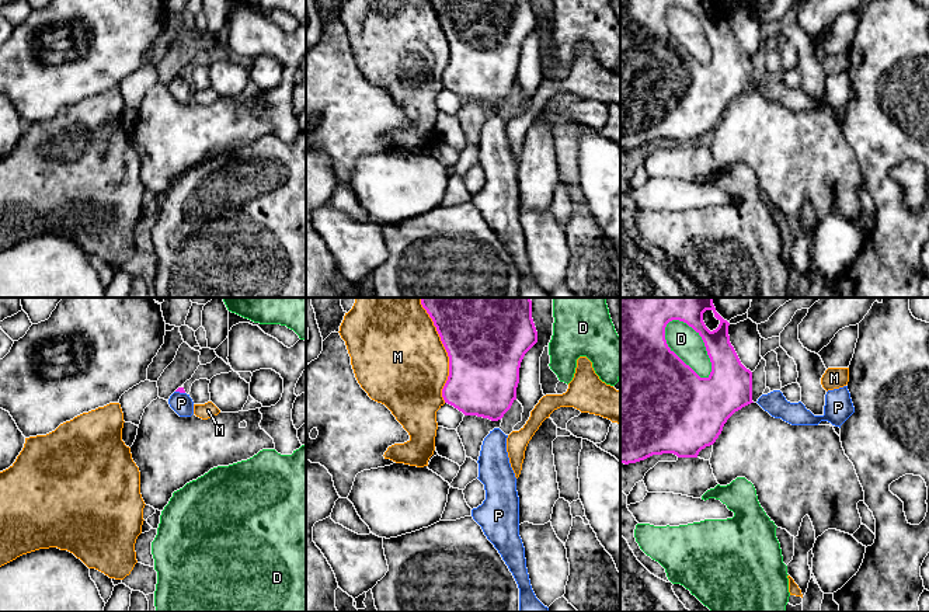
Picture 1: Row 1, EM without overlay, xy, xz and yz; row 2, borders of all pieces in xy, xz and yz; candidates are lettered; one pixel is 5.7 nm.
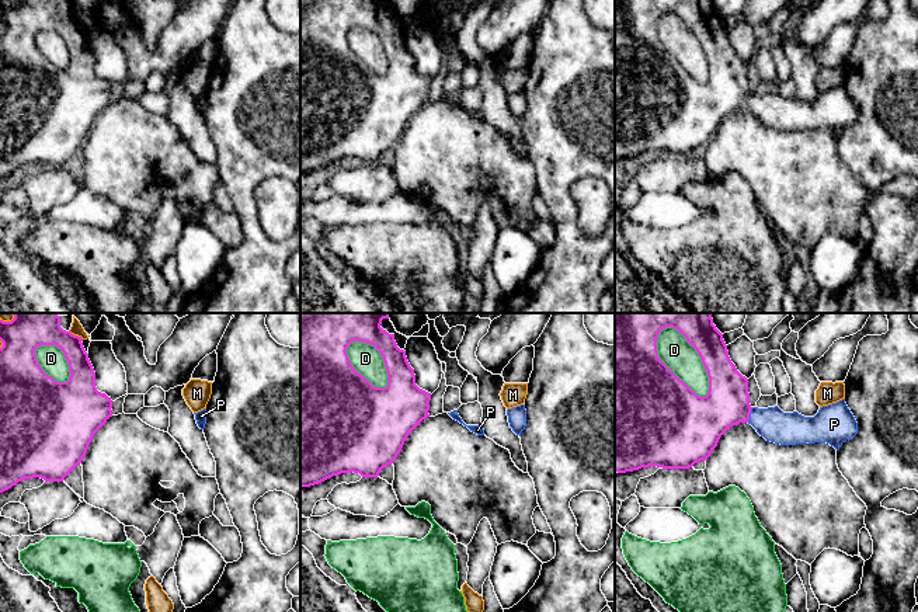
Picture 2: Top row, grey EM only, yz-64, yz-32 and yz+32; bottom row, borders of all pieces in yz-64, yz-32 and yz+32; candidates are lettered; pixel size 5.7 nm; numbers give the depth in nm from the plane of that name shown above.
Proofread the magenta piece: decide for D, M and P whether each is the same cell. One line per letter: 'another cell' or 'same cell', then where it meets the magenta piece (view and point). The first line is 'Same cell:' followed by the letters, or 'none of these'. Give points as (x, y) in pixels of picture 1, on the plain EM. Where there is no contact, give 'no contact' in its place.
Same cell: P
D: another cell | yz (674, 38)
M: another cell | xz (449, 44)
P: same cell | xy (180, 77)

